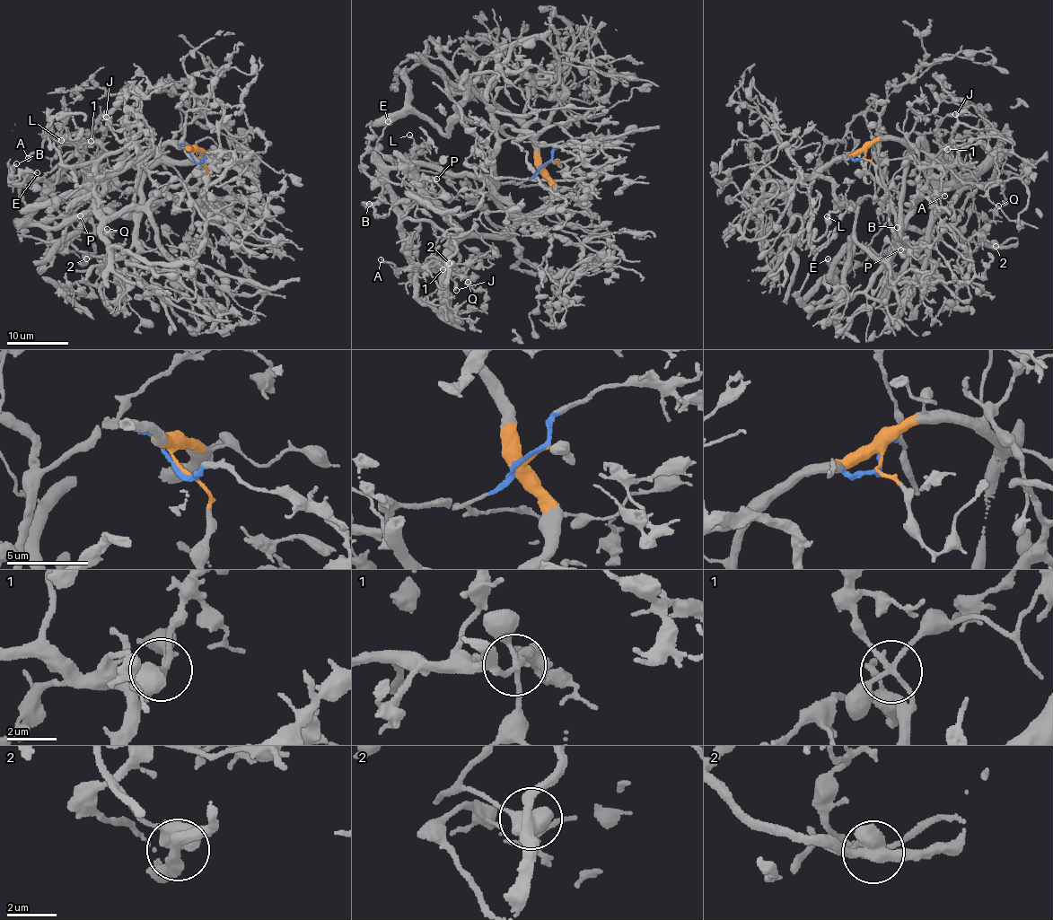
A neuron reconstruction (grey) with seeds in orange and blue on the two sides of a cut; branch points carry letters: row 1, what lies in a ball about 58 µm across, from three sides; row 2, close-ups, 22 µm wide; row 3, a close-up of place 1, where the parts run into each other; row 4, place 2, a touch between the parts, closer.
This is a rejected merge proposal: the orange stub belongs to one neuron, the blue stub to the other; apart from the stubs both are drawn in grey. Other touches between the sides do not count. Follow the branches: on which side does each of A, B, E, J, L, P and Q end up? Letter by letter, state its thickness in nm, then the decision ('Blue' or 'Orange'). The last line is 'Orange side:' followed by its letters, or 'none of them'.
A: Thickness 240 nm. Blue
B: Thickness 340 nm. Blue
E: Thickness 200 nm. Blue
J: Thickness 400 nm. Blue
L: Thickness 140 nm. Blue
P: Thickness 650 nm. Blue
Q: Thickness 160 nm. Blue
Orange side: none of them

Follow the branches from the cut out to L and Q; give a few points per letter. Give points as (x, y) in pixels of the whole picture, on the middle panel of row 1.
L: (544, 165), (515, 183), (395, 166), (387, 184), (400, 214), (432, 189), (401, 168), (411, 155), (409, 135)
Q: (544, 165), (515, 183), (415, 164), (388, 172), (401, 212), (452, 235), (439, 286), (433, 261), (469, 282)

